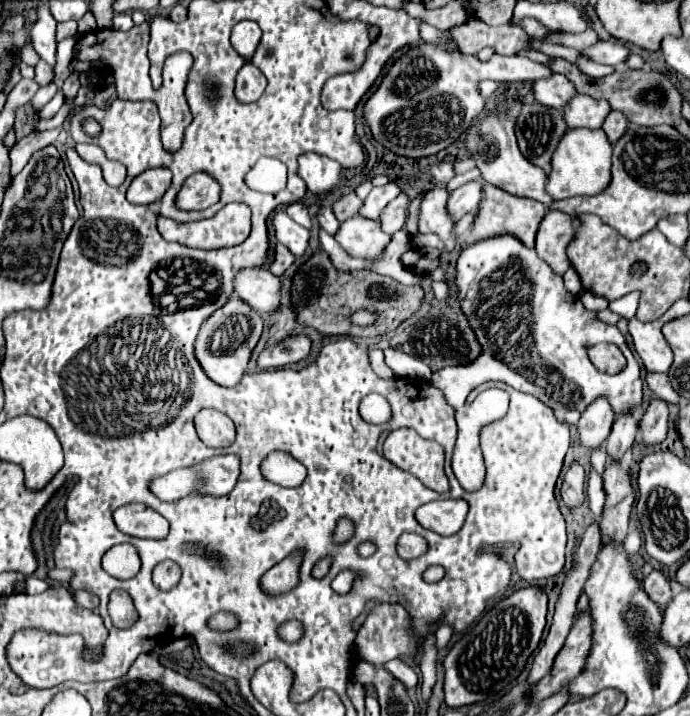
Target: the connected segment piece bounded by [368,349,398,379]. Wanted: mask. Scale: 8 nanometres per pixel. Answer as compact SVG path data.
M372 349L372 351L368 351L368 355L370 355L370 361L372 361L372 369L374 369L380 377L384 377L384 379L388 379L388 377L398 377L398 375L394 375L392 369L384 363L384 355L382 355L380 349Z

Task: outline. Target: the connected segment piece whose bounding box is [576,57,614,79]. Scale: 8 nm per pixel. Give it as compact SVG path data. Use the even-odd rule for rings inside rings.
M578 57L578 59L576 59L576 67L578 67L584 75L596 77L596 79L606 77L606 75L610 75L610 73L614 71L614 67L600 65L600 63L596 63L596 61L584 61L584 57Z

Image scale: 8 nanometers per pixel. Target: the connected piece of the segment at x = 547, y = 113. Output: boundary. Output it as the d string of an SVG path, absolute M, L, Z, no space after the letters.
M532 103L520 109L516 117L516 137L518 147L534 165L550 171L550 157L560 137L566 133L566 123L558 109L548 109L544 105Z

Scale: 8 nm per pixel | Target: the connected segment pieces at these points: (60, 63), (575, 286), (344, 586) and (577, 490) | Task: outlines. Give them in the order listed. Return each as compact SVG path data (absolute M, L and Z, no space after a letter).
M68 37L64 41L60 41L58 45L58 55L56 55L56 77L54 77L54 83L56 85L62 85L64 79L70 75L68 71L68 63L72 59L72 49L74 49L74 37Z
M570 267L566 273L564 273L564 287L570 291L570 293L574 293L574 295L580 295L584 289L582 289L582 283L580 283L580 277L578 277L578 273Z
M343 570L332 581L331 587L336 593L346 595L352 589L352 581L354 581L354 573L351 570Z
M572 463L566 471L560 495L568 507L580 507L584 503L584 467L580 463Z

